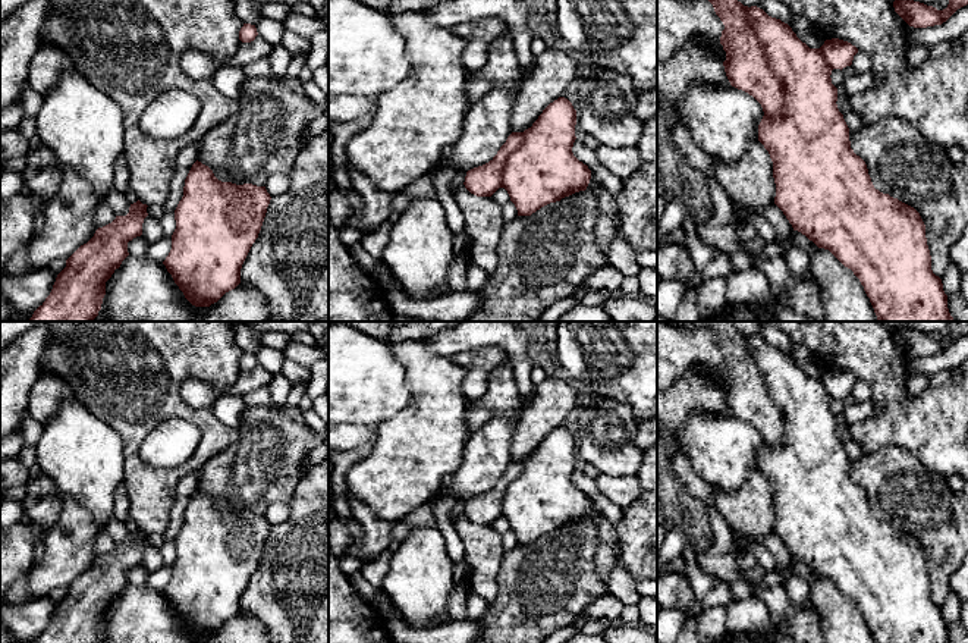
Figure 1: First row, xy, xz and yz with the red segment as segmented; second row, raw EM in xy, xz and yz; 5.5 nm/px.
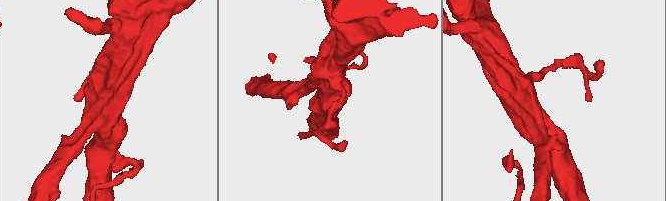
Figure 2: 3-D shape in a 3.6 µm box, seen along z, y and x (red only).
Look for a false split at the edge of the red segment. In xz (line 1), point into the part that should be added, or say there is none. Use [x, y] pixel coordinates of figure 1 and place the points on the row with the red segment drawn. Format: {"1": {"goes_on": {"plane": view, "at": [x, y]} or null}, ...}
{"1": {"goes_on": null}}

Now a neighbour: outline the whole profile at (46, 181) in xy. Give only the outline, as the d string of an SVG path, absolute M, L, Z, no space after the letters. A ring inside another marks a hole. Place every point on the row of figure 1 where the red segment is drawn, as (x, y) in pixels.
M50 164L26 173L25 186L41 198L50 198L62 185L63 172L60 164Z

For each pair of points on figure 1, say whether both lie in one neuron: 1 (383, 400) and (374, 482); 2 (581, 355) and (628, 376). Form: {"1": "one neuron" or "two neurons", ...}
{"1": "two neurons", "2": "one neuron"}

